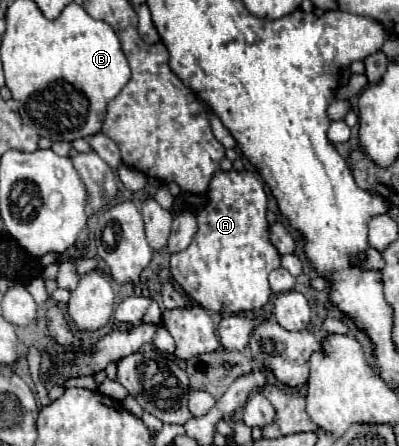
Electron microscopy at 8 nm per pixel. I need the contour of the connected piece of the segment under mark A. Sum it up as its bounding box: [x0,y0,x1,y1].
[171,171,281,315]

